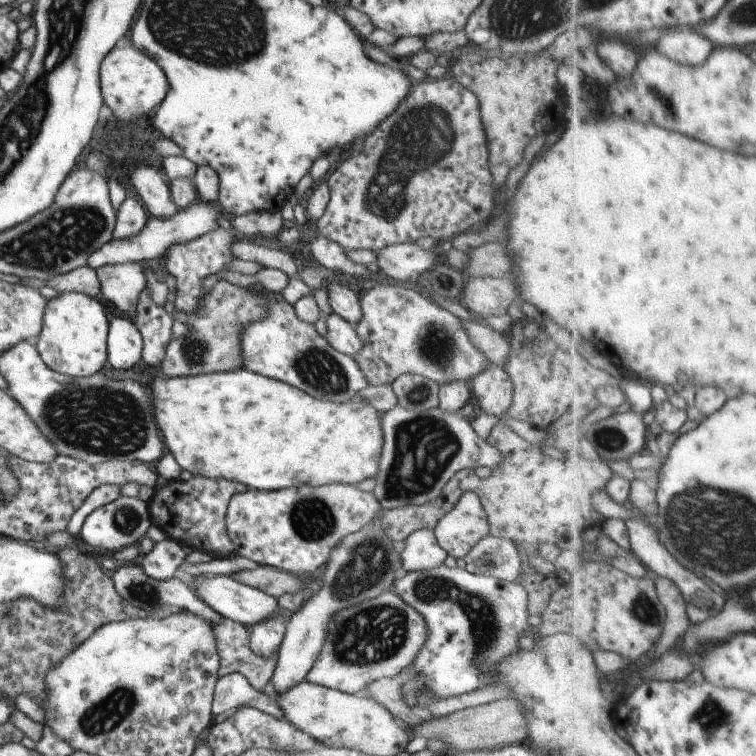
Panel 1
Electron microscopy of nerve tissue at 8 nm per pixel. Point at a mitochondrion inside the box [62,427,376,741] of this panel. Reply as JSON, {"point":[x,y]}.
{"point":[113,710]}

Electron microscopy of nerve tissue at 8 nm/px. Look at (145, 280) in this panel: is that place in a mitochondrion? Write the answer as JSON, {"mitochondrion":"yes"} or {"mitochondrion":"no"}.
{"mitochondrion":"no"}

